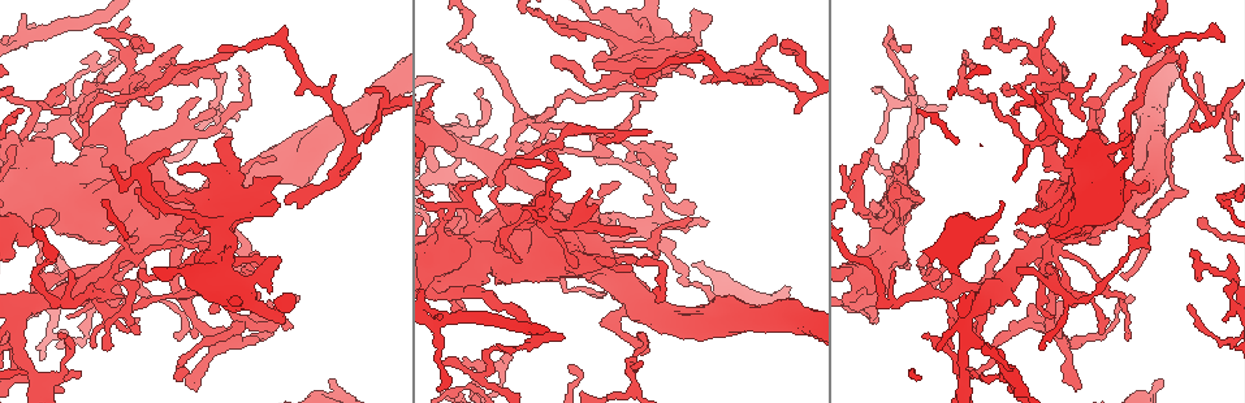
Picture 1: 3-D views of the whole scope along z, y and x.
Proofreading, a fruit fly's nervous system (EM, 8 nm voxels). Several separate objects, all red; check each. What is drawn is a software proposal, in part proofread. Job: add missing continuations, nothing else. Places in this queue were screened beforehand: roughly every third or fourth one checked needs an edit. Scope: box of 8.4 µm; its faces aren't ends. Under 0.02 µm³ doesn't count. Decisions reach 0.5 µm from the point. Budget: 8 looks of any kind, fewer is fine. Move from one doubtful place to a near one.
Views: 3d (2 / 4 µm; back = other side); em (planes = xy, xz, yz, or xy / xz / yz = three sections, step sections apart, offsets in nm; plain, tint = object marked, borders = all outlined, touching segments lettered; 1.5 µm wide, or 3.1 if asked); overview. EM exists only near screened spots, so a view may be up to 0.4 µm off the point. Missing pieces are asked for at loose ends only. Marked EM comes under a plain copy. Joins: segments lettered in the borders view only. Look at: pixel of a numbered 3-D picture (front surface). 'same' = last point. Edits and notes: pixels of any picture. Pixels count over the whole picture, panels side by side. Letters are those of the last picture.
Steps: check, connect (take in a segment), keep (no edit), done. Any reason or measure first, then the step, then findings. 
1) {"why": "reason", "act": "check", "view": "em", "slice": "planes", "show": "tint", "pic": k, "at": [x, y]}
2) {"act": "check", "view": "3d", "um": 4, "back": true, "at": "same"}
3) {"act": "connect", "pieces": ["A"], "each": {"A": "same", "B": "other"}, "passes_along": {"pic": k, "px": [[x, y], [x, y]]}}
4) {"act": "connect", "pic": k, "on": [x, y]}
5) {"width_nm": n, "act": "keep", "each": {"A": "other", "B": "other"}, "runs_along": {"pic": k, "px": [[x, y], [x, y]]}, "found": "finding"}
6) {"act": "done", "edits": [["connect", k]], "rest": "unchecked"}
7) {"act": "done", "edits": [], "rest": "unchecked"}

{"why": "an open end", "act": "check", "view": "3d", "um": 2, "pic": 1, "at": [227, 74]}

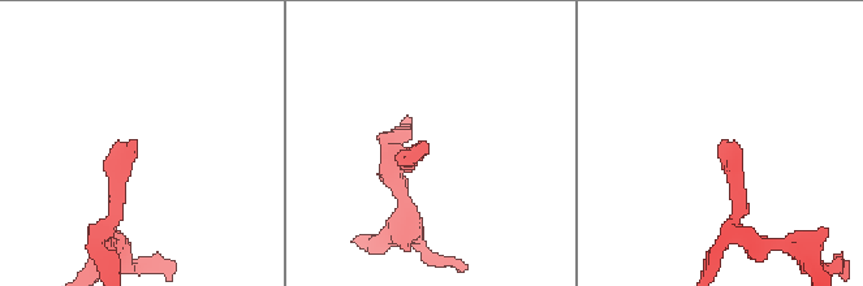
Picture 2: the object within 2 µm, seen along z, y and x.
{"act": "check", "view": "em", "slice": "planes", "show": "tint", "pic": 2, "at": [727, 147]}

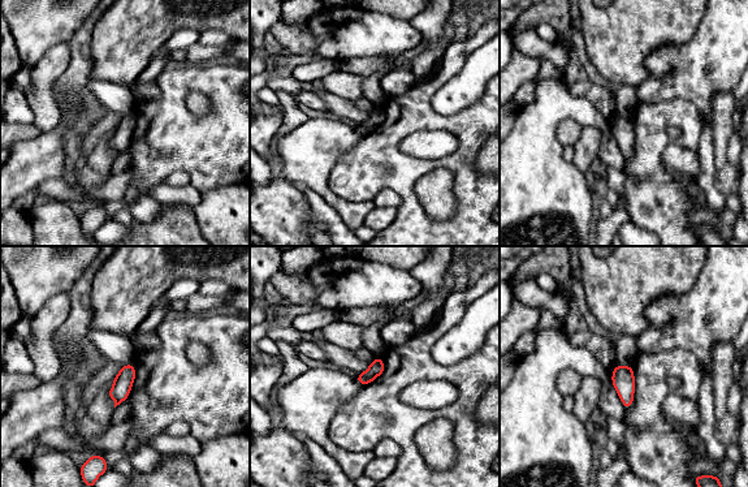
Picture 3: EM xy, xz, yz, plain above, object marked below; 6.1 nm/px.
{"act": "check", "view": "em", "slice": "planes", "show": "borders", "at": "same"}

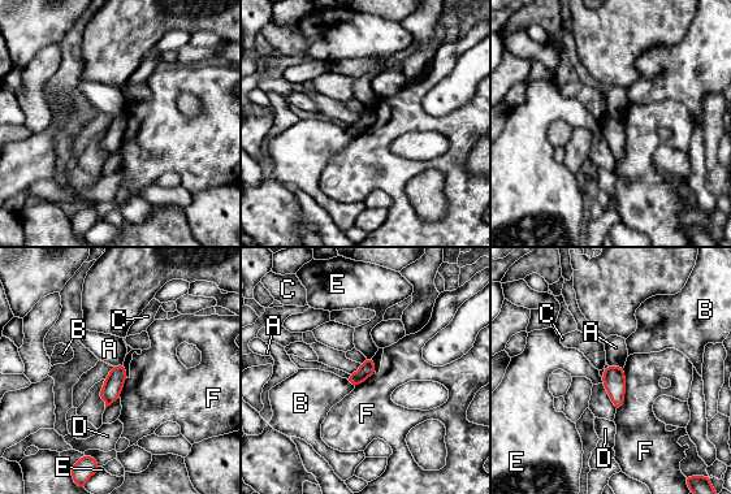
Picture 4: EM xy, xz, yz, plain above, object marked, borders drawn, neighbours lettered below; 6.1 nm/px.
{"act": "keep", "each": {"A": "other", "B": "other", "C": "other", "D": "other", "E": "other", "F": "other"}, "found": "no lettered segment goes on from it"}

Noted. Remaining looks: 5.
{"why": "thick end", "act": "check", "view": "em", "slice": "yz", "step": 4, "show": "tint", "pic": 1, "at": [334, 386]}

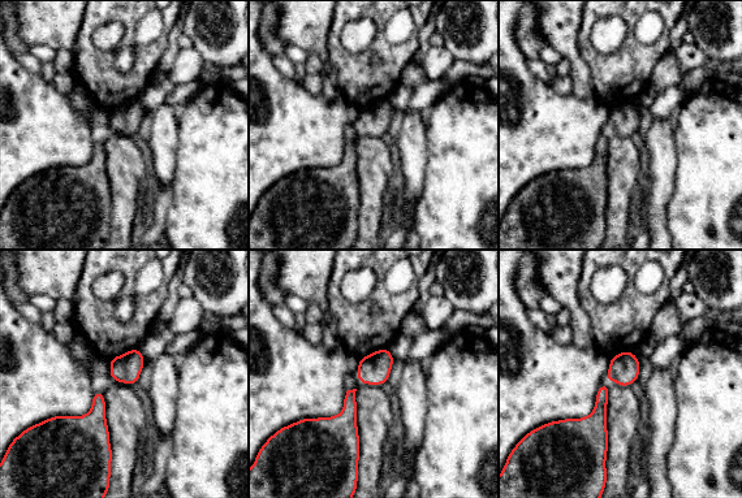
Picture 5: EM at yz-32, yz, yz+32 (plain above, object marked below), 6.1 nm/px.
{"why": "another direction", "act": "check", "view": "em", "slice": "planes", "show": "borders", "at": "same"}

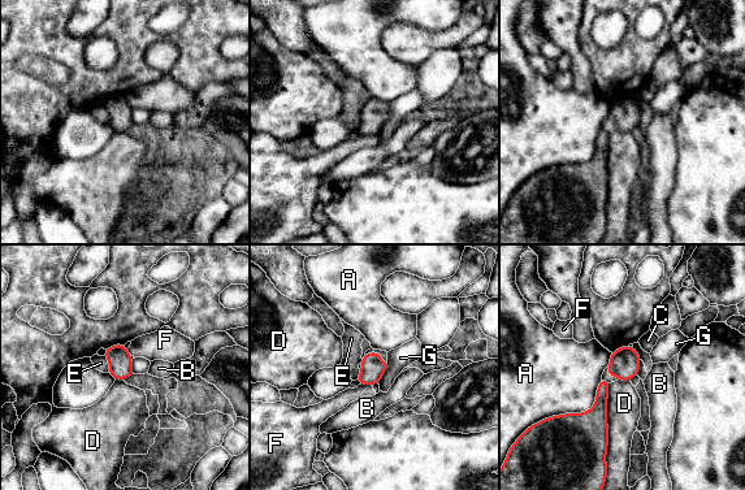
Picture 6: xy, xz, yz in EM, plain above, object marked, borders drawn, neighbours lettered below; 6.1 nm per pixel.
{"act": "keep", "each": {"A": "other", "B": "other", "C": "other", "D": "other", "E": "other", "F": "other", "G": "other"}, "found": "no lettered segment goes on from it"}

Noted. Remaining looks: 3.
{"why": "tapers out", "act": "check", "view": "3d", "um": 4, "back": true, "pic": 1, "at": [871, 165]}

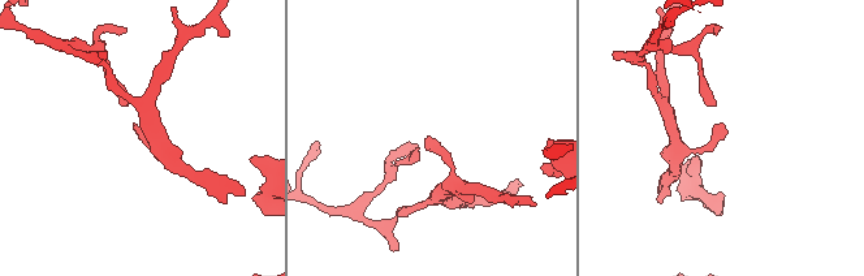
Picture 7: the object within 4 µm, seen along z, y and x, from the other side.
{"why": "shape alone is not enough", "act": "check", "view": "em", "slice": "planes", "show": "borders", "pic": 7, "at": [428, 136]}

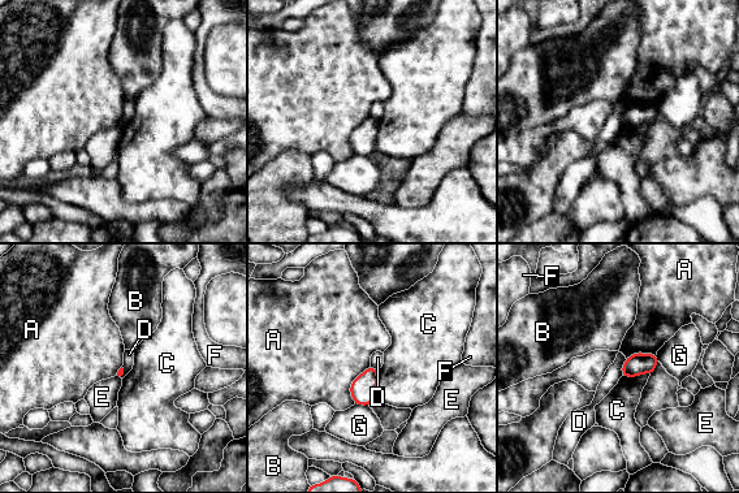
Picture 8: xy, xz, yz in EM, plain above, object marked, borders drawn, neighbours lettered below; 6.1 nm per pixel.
{"act": "keep", "each": {"A": "other", "B": "other", "C": "other", "D": "other", "E": "other", "F": "other", "G": "other"}, "border": {"pic": 8, "px": [[626, 359], [621, 375]]}, "found": "none of them fits"}

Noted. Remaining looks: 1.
{"act": "done", "edits": [], "rest": "unchecked"}

